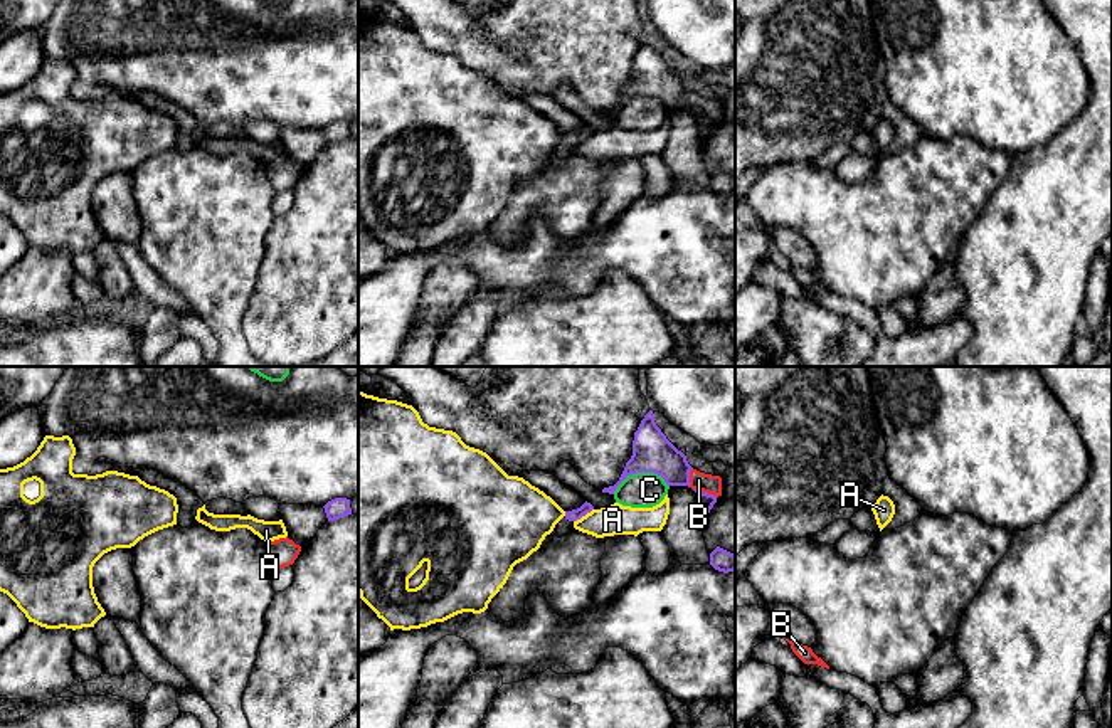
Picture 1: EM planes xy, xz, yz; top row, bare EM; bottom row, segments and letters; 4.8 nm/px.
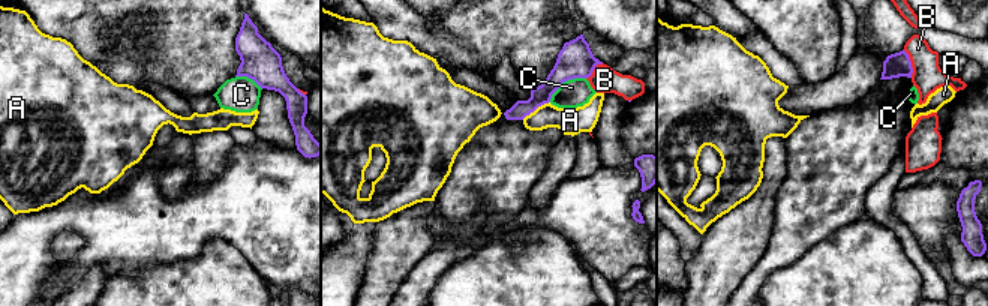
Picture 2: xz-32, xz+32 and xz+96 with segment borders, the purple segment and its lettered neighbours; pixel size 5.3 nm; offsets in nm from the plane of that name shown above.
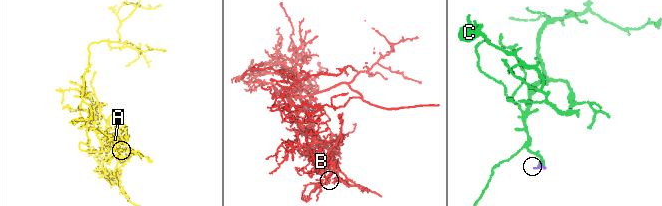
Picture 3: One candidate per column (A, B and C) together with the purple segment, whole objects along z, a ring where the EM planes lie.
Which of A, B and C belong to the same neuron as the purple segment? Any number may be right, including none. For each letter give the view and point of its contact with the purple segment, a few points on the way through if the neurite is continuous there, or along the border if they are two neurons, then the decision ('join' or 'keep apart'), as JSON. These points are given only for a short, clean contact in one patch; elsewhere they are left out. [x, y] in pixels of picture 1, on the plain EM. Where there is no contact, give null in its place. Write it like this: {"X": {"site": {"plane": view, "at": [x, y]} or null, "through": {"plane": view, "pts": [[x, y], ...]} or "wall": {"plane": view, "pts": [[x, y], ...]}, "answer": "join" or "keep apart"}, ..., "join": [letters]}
{"A": {"site": {"plane": "xz", "at": [582, 138]}, "wall": {"plane": "xz", "pts": [[593, 131], [574, 145]]}, "answer": "keep apart"}, "B": {"site": {"plane": "xz", "at": [705, 116]}, "wall": {"plane": "xz", "pts": [[693, 111], [717, 120]]}, "answer": "keep apart"}, "C": {"site": {"plane": "xz", "at": [640, 94]}, "answer": "keep apart"}, "join": []}

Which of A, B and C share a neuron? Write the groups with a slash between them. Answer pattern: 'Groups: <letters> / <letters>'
Groups: A / B / C

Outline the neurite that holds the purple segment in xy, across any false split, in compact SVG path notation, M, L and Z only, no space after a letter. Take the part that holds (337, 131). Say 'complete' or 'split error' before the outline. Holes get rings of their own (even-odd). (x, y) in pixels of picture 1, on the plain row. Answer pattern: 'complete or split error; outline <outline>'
complete; outline M335 121L328 124L323 131L328 145L335 145L352 138L350 123L347 121Z

